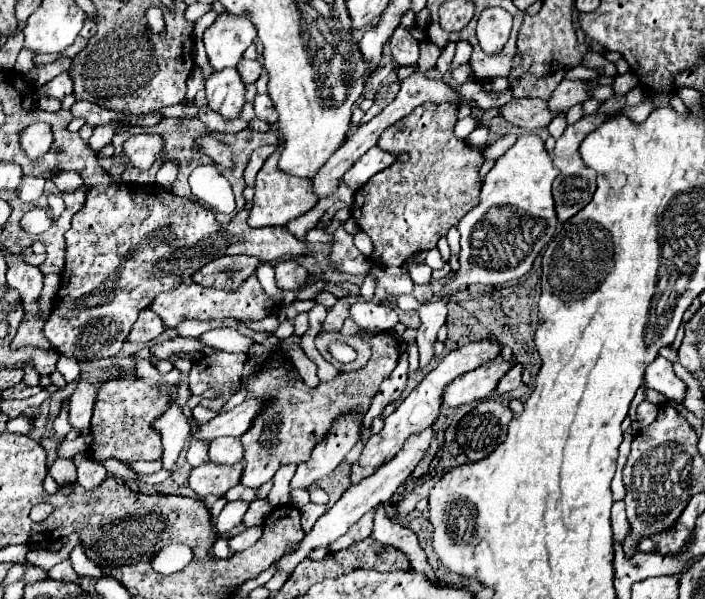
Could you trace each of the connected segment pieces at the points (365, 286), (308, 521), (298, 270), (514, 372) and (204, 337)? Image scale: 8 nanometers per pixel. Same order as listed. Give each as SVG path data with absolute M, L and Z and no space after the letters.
M367 272L364 282L360 288L361 297L364 300L371 300L374 296L374 290L376 288L375 277L371 272Z
M308 503L300 509L301 526L304 532L309 532L313 528L313 524L319 520L319 516L323 516L326 512L325 505Z
M281 260L275 266L275 276L277 276L277 286L281 290L295 290L307 280L307 270L299 266L295 260Z
M517 364L515 368L509 370L509 374L505 374L505 378L501 378L495 394L505 394L505 392L511 392L519 386L521 382L521 374L523 374L523 364Z
M215 328L215 330L203 332L199 336L199 342L213 346L217 350L223 350L223 352L245 352L247 354L247 350L251 348L255 340L249 336L243 336L241 332L233 328Z

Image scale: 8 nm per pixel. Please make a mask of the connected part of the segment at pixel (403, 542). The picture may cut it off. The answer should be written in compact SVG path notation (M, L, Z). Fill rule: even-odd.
M377 506L375 508L375 526L373 526L373 534L371 534L377 542L383 542L383 544L391 544L395 546L397 550L405 552L411 566L415 570L421 570L425 572L425 576L431 580L431 582L437 582L429 562L427 562L427 556L423 552L423 548L419 546L419 540L417 536L403 524L397 524L397 522L391 522L391 518L385 514L385 508L383 506Z

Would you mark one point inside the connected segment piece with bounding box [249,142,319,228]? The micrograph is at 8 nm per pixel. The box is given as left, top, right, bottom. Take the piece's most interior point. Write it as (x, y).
(279, 197)

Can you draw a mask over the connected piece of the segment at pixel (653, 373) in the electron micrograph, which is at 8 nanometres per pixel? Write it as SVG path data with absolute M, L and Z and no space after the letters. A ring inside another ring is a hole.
M659 356L647 370L645 374L645 386L651 390L661 392L667 400L681 404L687 392L687 384L675 376L671 362L665 360L663 356Z

